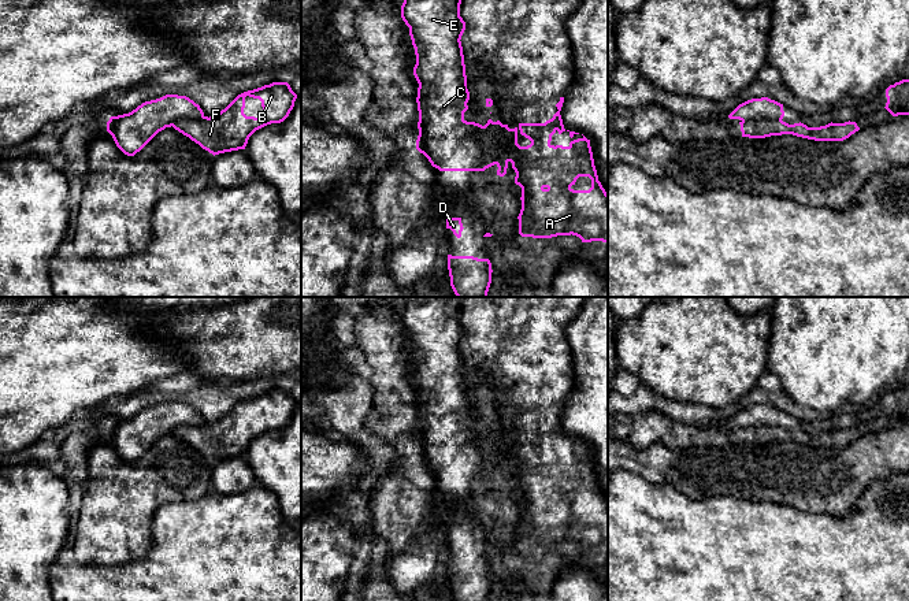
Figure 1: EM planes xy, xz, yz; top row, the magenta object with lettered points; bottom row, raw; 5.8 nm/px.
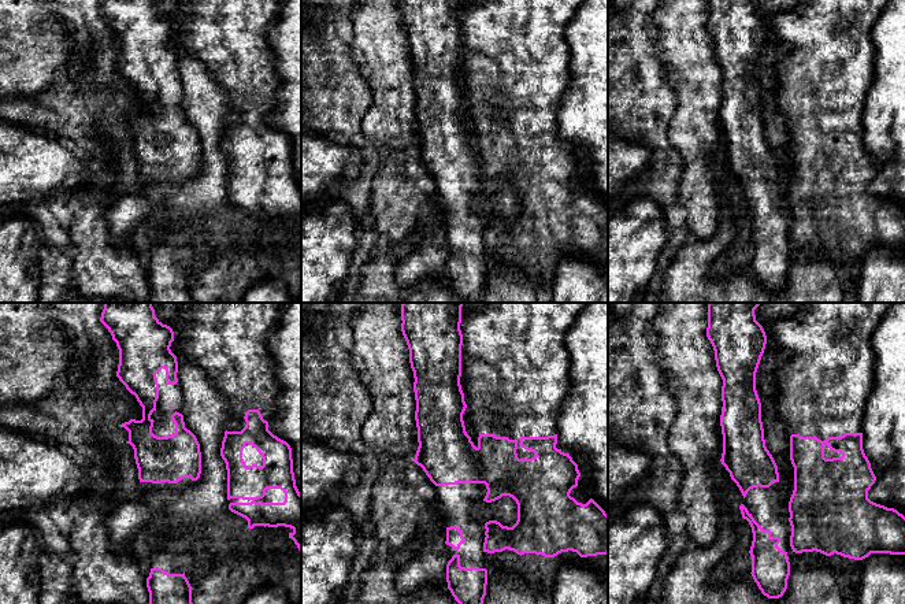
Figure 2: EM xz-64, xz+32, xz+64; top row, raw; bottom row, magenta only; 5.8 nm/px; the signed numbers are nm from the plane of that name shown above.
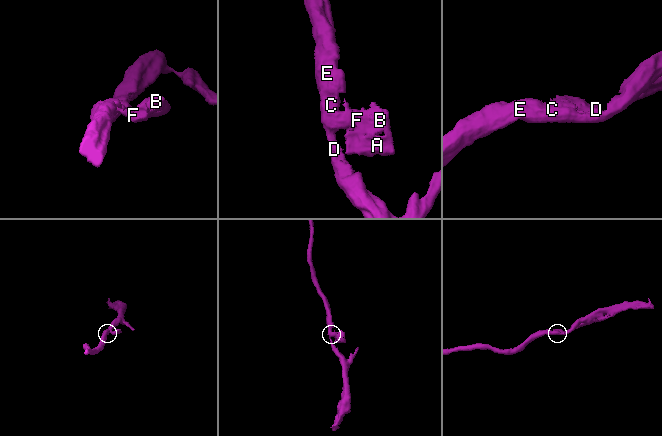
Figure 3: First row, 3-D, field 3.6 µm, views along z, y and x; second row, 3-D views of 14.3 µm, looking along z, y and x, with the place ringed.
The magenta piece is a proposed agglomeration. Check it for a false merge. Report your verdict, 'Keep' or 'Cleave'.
Cleave

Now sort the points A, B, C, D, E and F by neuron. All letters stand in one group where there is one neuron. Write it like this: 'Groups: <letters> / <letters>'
Groups: A B F / C D E

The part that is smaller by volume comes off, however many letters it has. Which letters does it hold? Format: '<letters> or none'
A, B, F

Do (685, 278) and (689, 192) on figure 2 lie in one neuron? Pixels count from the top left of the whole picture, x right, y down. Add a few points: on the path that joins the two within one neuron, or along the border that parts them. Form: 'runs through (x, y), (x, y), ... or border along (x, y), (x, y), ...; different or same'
border along (720, 218), (718, 229), (711, 236), (696, 238); different

